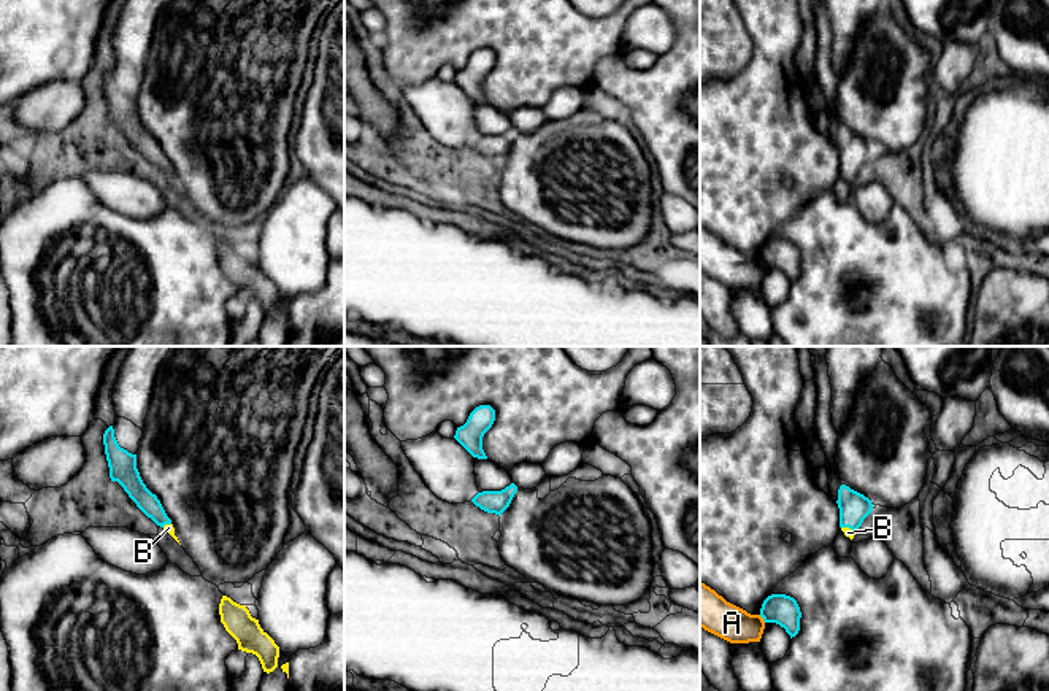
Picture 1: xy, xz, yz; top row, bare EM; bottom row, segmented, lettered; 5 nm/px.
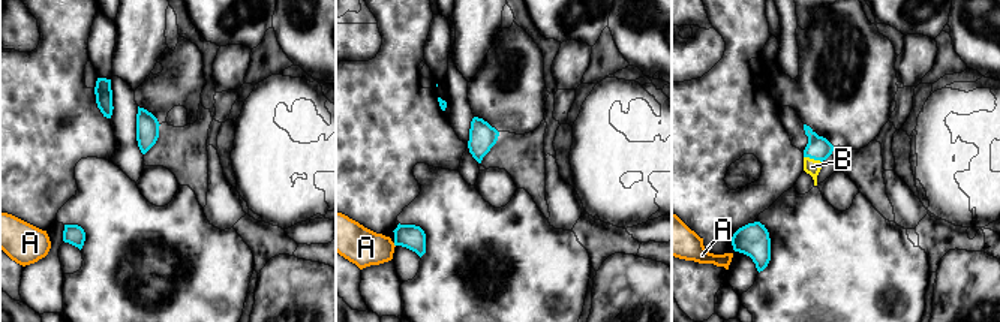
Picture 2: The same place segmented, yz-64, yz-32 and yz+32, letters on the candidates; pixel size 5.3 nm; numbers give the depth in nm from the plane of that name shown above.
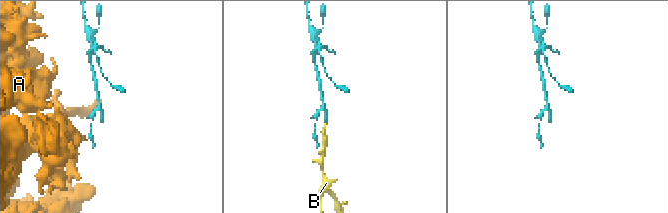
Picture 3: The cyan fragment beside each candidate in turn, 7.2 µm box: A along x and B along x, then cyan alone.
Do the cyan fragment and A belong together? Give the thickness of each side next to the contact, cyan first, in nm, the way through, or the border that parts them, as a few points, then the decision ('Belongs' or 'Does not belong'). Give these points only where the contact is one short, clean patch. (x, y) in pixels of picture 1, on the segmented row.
Thickness 150 nm (cyan) against 180 nm. Boundary: yz (759, 615), (765, 621). Does not belong

